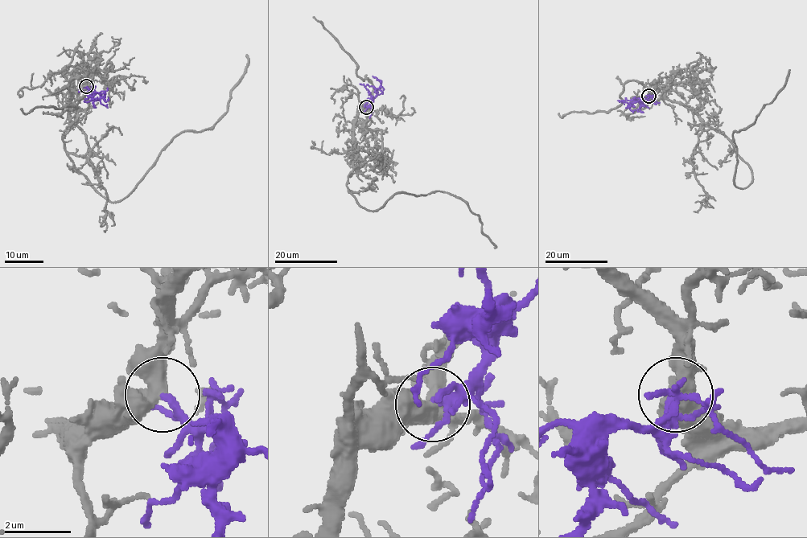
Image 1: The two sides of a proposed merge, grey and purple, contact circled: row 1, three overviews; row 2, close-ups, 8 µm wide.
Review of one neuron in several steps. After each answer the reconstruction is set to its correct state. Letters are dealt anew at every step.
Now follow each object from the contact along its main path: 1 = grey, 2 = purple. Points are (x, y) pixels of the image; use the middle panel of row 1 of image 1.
1: (366, 107), (357, 113), (347, 185), (356, 201), (377, 211), (397, 193), (449, 193), (479, 216), (495, 248)
2: (366, 107), (376, 95), (380, 82), (372, 75)

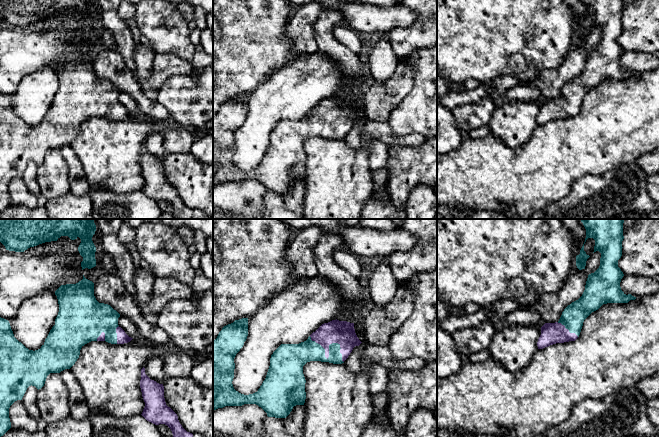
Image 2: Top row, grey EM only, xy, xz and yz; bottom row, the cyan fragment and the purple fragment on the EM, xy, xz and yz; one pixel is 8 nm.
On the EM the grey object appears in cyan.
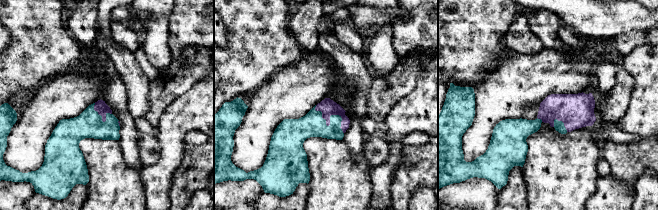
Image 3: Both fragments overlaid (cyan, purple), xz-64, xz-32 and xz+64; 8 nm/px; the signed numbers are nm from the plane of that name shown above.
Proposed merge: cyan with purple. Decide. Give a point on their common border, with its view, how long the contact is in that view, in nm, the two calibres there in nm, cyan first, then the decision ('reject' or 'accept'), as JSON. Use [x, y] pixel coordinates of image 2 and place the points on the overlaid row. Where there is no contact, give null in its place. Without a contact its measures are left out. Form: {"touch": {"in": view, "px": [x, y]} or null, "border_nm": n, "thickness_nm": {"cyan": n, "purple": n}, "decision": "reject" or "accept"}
{"touch": {"in": "xz", "px": [329, 350]}, "border_nm": 360, "thickness_nm": {"cyan": 180, "purple": 190}, "decision": "accept"}

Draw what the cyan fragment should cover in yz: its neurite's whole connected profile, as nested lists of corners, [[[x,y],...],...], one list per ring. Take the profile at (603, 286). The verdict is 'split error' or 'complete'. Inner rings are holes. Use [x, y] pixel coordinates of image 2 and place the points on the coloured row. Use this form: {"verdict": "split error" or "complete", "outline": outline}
{"verdict": "split error", "outline": [[[581,219],[586,238],[595,240],[594,252],[601,253],[600,266],[588,275],[582,296],[568,305],[558,322],[545,323],[541,327],[538,349],[556,343],[575,341],[584,320],[603,304],[628,303],[636,297],[626,295],[620,287],[624,274],[618,267],[622,256],[623,223],[625,219]]]}

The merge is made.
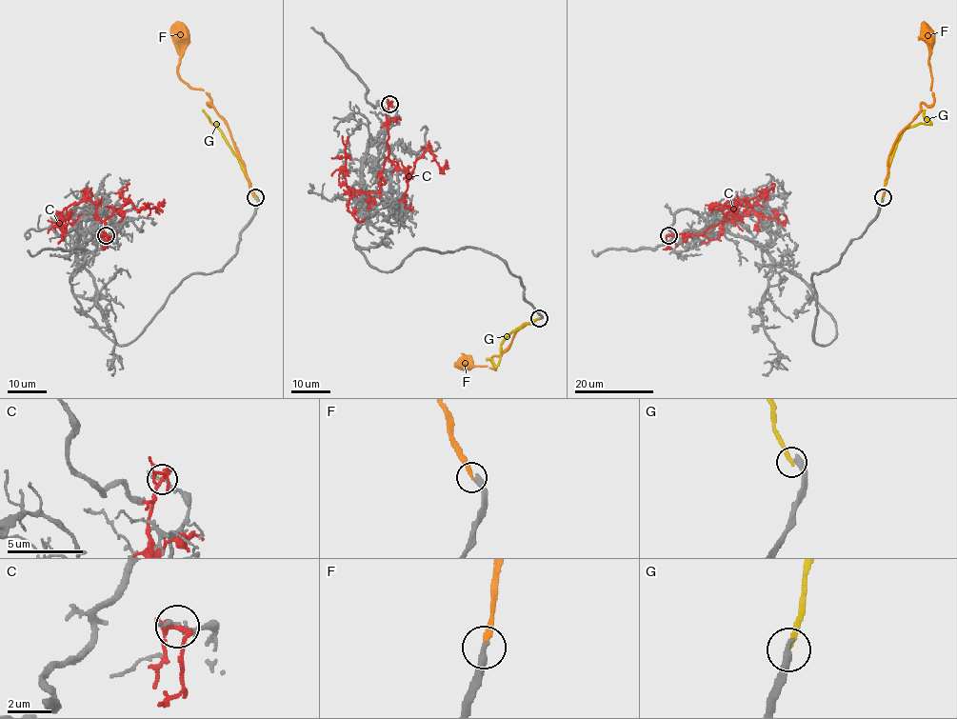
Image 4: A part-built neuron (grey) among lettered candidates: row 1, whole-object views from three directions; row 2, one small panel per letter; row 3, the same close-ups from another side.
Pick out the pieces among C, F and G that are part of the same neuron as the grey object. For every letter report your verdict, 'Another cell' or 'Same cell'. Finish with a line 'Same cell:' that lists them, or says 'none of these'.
C: Another cell
F: Same cell
G: Another cell
Same cell: F

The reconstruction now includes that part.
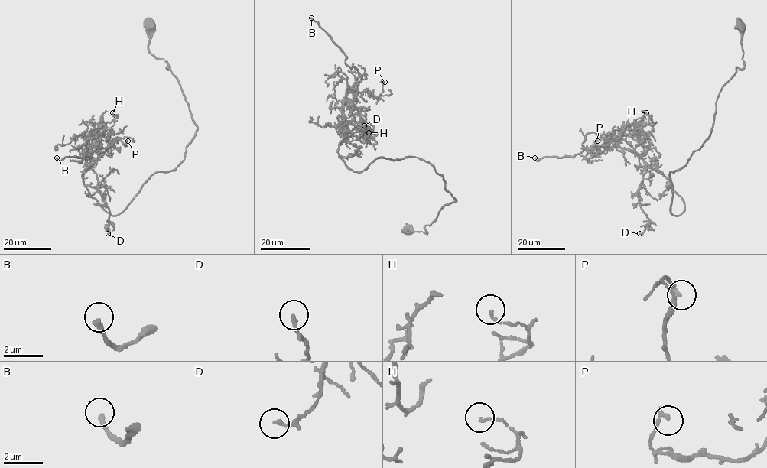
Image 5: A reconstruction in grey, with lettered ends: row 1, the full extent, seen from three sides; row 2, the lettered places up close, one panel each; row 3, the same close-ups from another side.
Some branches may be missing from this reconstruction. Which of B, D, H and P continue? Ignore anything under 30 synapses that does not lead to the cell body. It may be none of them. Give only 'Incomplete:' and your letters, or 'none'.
Incomplete: B

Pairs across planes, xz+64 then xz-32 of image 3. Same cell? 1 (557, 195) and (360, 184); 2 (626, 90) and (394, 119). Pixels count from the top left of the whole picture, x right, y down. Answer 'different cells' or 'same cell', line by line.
1: same cell
2: different cells

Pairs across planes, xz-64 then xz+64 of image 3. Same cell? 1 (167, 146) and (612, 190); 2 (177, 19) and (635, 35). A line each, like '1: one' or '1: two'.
1: two
2: one

